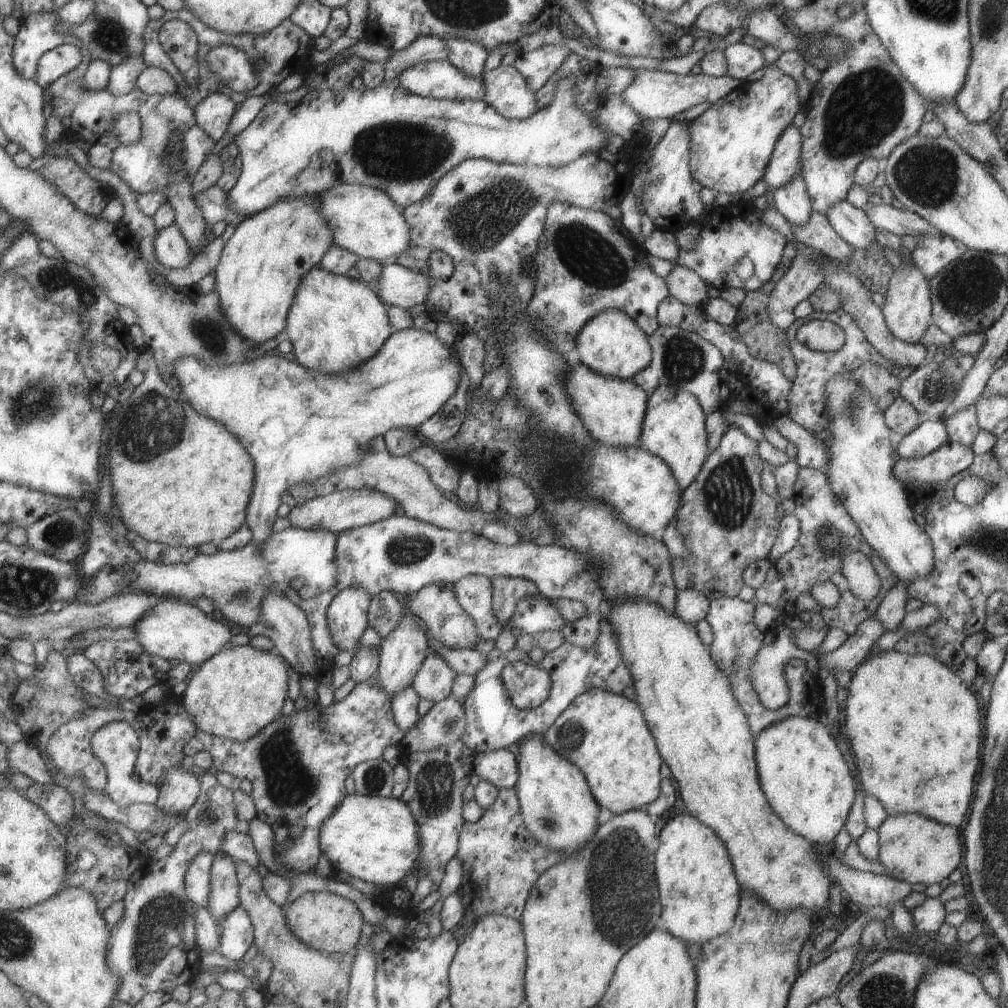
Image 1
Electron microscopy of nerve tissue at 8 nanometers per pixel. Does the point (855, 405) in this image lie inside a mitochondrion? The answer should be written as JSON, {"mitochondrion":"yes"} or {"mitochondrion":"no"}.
{"mitochondrion":"yes"}

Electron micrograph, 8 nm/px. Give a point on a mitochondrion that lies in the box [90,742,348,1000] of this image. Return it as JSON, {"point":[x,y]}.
{"point":[160,923]}

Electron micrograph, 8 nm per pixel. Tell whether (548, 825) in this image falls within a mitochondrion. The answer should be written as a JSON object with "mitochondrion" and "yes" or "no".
{"mitochondrion":"yes"}

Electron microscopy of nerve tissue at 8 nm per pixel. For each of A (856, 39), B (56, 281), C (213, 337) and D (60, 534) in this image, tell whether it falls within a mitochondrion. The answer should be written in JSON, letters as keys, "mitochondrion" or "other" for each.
{"A":"other","B":"mitochondrion","C":"mitochondrion","D":"mitochondrion"}

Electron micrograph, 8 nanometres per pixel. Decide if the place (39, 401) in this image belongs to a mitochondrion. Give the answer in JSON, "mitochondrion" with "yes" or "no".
{"mitochondrion":"yes"}

